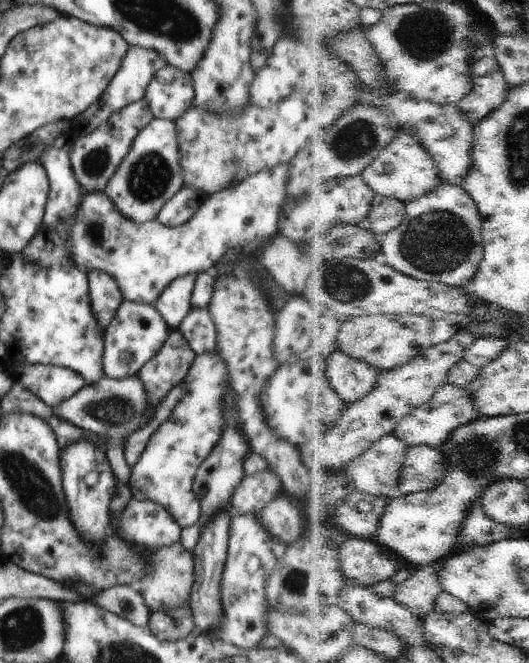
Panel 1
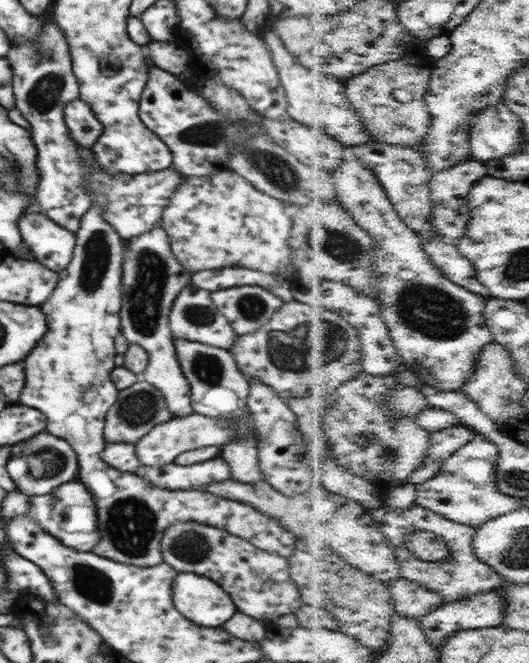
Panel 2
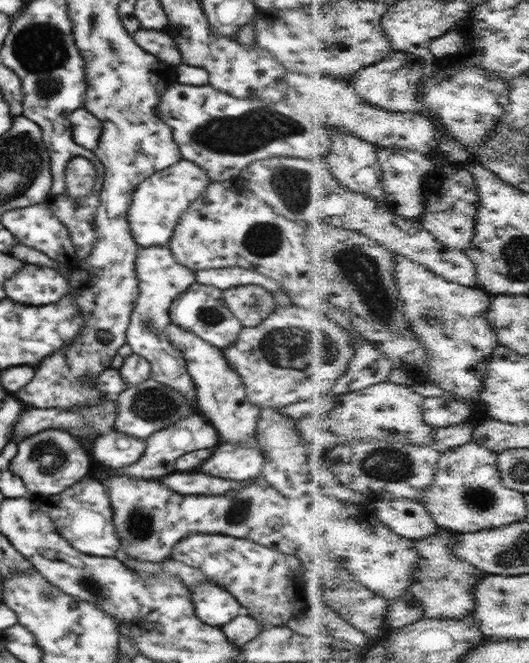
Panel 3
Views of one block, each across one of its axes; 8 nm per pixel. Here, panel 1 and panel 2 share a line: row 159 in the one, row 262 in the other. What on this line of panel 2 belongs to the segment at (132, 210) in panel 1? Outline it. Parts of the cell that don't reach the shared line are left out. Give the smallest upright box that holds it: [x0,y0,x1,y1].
[121,226,193,418]

